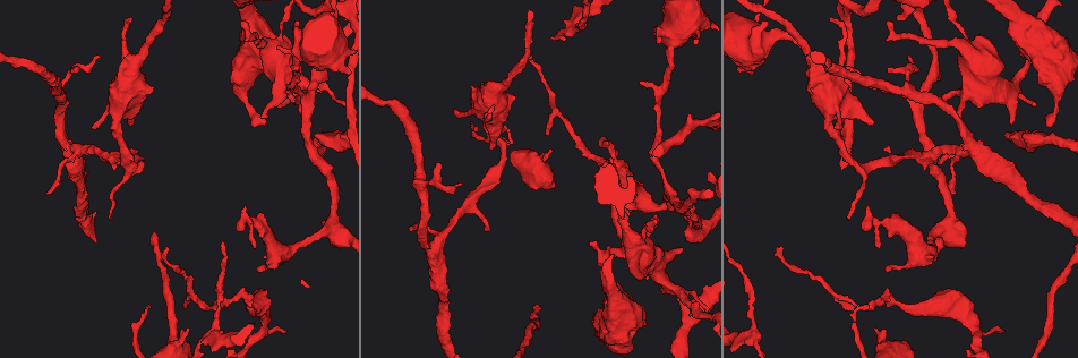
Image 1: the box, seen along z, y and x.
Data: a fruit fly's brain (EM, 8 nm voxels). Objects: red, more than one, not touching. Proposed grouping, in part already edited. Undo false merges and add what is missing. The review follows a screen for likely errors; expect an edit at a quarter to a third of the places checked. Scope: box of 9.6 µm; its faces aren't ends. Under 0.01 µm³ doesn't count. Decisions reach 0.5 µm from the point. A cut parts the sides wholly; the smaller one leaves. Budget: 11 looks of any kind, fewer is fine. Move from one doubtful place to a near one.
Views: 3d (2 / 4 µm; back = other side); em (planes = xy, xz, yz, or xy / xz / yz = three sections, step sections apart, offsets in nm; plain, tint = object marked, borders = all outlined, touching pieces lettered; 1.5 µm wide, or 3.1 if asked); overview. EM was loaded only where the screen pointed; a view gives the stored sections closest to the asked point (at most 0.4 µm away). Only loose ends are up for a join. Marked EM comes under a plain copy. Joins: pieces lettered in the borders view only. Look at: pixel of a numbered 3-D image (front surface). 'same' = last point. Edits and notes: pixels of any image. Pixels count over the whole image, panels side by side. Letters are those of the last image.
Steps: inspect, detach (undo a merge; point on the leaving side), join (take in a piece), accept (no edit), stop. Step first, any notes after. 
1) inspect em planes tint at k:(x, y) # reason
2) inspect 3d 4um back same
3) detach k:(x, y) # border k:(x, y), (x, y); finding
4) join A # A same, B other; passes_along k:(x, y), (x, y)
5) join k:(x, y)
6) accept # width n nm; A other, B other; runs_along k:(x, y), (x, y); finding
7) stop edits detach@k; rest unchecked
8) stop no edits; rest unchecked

inspect em planes borders at 1:(1047, 120)

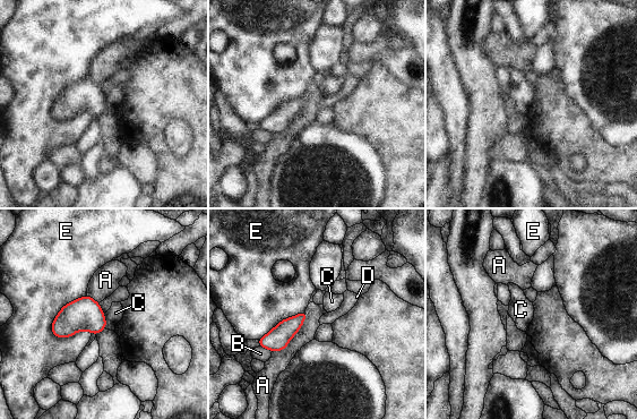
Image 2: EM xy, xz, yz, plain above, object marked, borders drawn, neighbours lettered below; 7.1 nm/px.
accept # A other, B other, C other, D other, E other; border 2:(86, 294), (61, 308), (57, 338); no lettered piece goes on from it

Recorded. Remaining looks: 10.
inspect 3d 4um at 1:(263, 116) # branch stops here

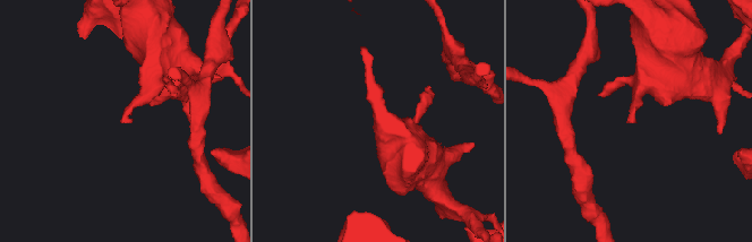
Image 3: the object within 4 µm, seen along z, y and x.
inspect em xy step 4 tint at 3:(629, 120) # need the tissue

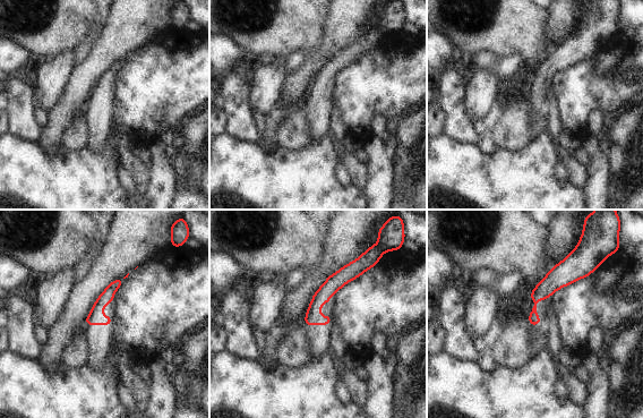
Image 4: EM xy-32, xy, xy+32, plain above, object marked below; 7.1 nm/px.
inspect em planes borders same # another direction

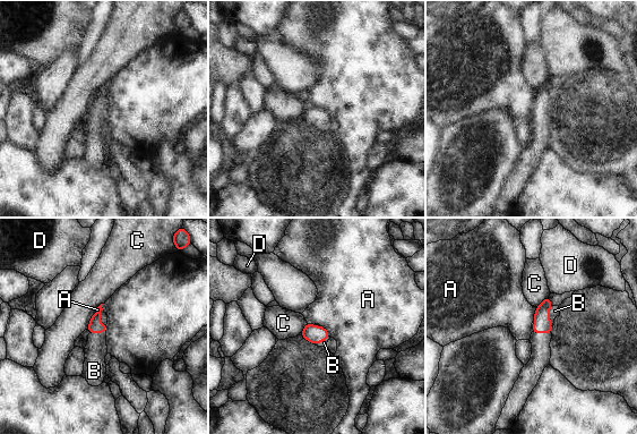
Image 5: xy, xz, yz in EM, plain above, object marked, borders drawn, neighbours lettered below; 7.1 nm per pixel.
join 5:(554, 311) # A other, B same, C other, D other; it goes on there

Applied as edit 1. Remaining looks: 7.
stop edits join@5; rest unchecked

